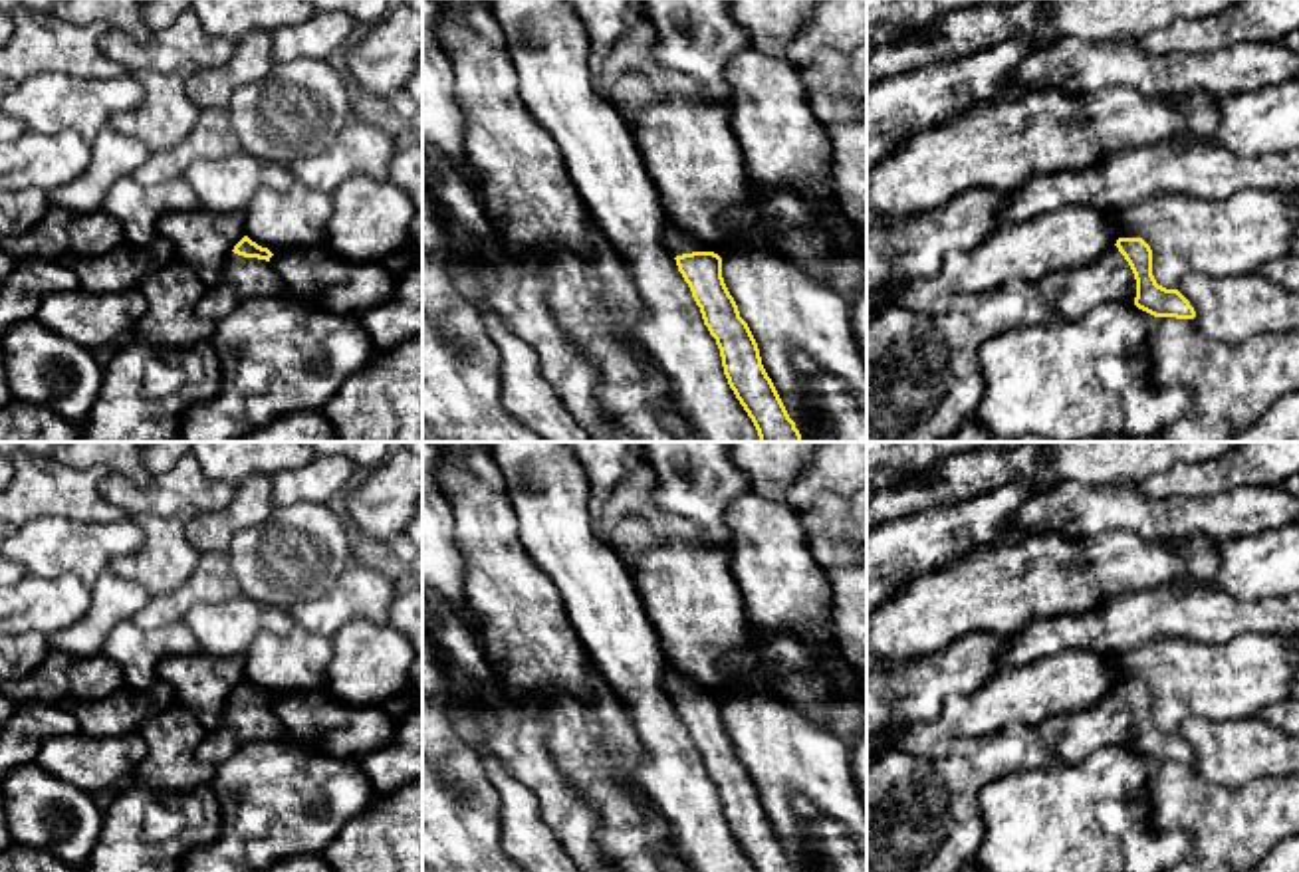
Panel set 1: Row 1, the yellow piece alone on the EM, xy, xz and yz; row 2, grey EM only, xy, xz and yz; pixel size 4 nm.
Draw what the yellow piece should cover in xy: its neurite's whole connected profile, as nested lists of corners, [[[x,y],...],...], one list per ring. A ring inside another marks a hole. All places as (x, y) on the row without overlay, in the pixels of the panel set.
[[[244,680],[226,700],[220,723],[208,729],[196,747],[200,763],[220,765],[248,743],[276,741],[286,737],[280,719],[272,713],[268,692]]]

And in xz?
[[[674,666],[666,672],[666,692],[700,751],[704,769],[716,783],[728,828],[754,870],[795,872],[762,809],[758,787],[724,727],[722,702]]]

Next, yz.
[[[1119,682],[1099,704],[1045,719],[1037,733],[1059,763],[1077,763],[1101,747],[1136,749],[1154,761],[1194,763],[1196,755],[1178,733],[1166,733],[1152,719],[1152,694],[1142,682]]]

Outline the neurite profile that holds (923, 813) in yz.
[[[1033,727],[962,737],[944,757],[890,751],[867,769],[867,872],[960,872],[980,848],[982,789],[1017,769],[1047,767],[1053,751]]]

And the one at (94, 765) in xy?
[[[139,731],[109,739],[73,733],[44,739],[34,761],[50,775],[103,799],[109,789],[131,783],[131,771],[145,757],[147,743]]]

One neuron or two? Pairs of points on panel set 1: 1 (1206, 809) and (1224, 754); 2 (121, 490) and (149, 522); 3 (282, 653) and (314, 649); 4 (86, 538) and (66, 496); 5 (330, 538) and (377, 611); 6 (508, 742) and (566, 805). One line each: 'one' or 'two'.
1: two
2: two
3: one
4: two
5: two
6: one

